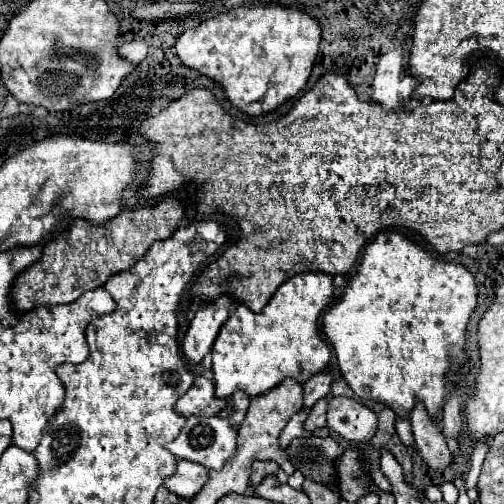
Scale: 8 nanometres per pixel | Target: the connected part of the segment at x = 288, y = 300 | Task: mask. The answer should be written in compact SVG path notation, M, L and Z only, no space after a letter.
M321 272L299 273L285 281L271 301L263 307L261 313L253 313L245 305L237 305L225 325L221 327L215 345L213 345L213 381L215 395L221 399L231 397L235 391L245 391L249 397L257 397L261 393L271 391L283 379L295 379L297 383L307 383L317 371L323 371L329 363L329 347L323 341L317 319L325 311L325 307L333 301L333 277Z

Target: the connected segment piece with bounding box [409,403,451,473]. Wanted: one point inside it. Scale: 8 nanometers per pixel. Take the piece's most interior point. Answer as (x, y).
(432, 446)

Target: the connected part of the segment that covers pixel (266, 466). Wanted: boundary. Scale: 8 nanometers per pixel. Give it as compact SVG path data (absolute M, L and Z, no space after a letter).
M255 461L253 463L253 471L251 471L251 485L257 487L261 483L261 479L265 479L267 475L277 473L277 463L267 463L267 461Z

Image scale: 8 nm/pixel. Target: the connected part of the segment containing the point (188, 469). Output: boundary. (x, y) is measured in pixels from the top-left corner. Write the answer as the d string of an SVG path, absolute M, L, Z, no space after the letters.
M177 461L177 471L165 479L165 487L183 497L183 499L191 499L195 493L201 491L201 487L207 483L207 469L193 463L193 461Z

